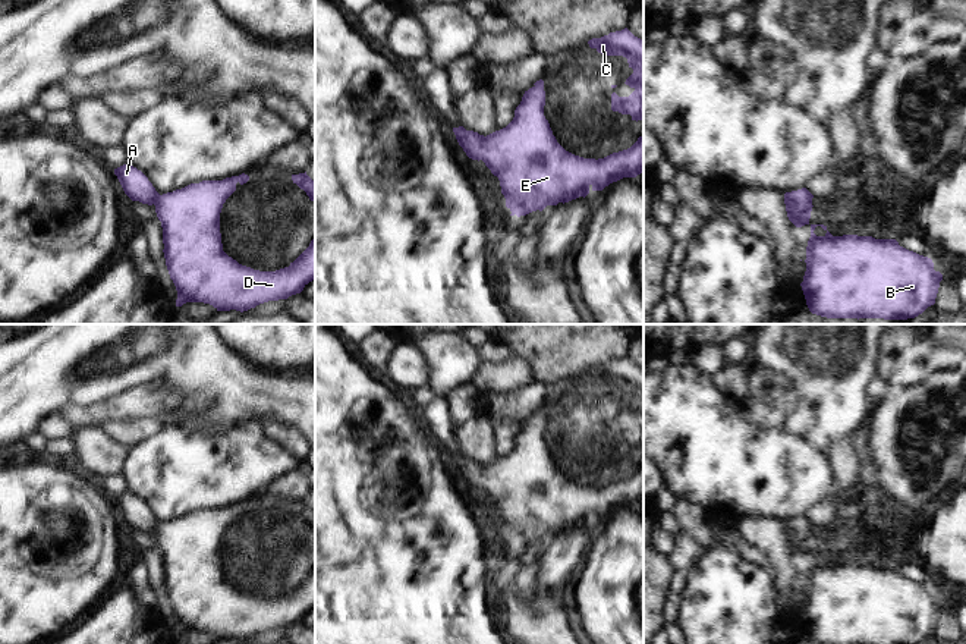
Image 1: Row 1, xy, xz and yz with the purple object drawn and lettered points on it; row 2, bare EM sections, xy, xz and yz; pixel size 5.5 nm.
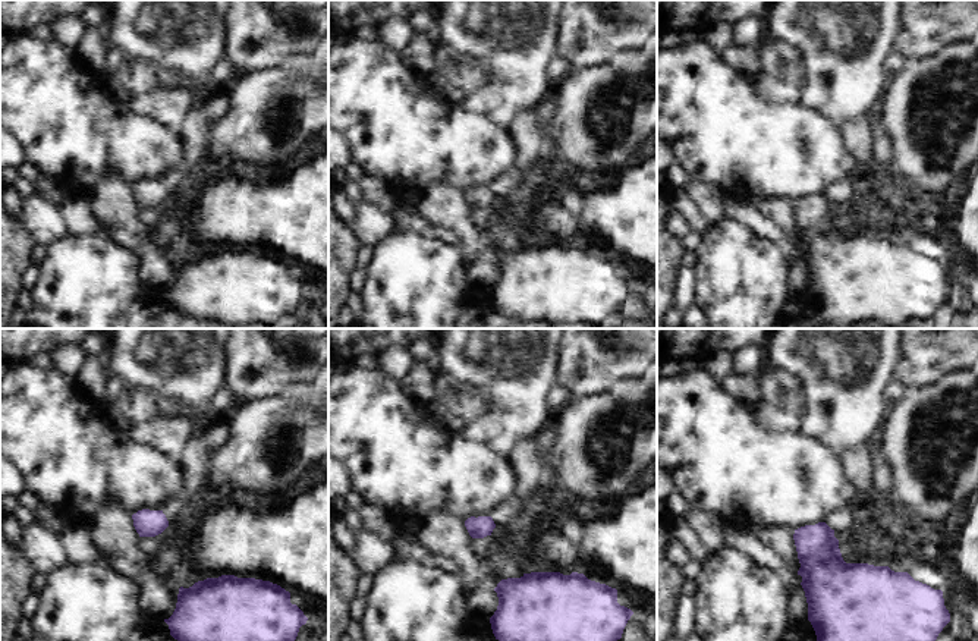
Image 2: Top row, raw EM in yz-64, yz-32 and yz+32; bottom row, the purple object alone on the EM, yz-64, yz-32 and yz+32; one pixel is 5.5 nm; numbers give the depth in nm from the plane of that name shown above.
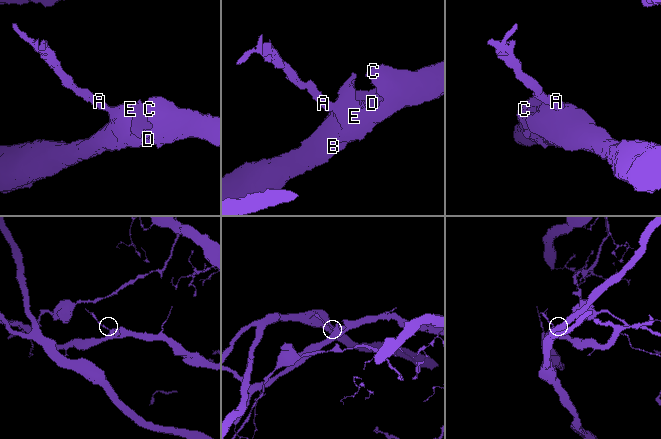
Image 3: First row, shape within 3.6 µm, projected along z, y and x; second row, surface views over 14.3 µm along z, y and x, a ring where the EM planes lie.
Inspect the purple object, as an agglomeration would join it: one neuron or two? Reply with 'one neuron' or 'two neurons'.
one neuron

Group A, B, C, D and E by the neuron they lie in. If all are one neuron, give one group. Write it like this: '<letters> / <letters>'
A B C D E

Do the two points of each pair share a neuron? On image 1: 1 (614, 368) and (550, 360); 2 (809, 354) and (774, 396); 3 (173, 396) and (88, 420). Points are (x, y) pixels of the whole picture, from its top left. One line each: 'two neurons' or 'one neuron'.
1: two neurons
2: two neurons
3: one neuron

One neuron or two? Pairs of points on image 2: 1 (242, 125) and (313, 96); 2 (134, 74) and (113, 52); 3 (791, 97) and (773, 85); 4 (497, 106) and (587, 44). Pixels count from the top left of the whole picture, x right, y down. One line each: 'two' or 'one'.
1: one
2: one
3: one
4: two

